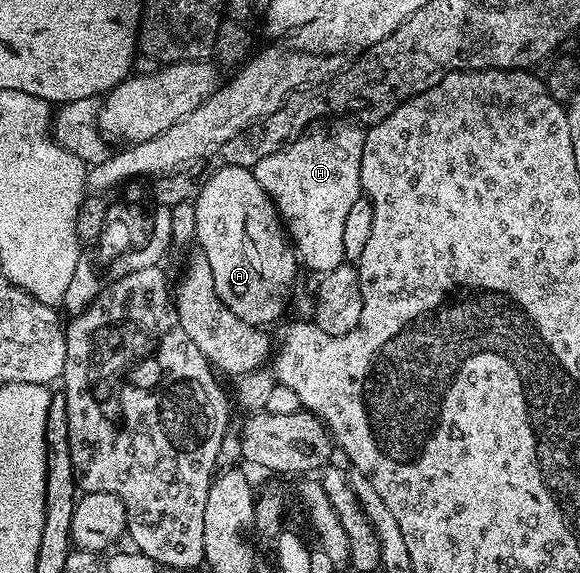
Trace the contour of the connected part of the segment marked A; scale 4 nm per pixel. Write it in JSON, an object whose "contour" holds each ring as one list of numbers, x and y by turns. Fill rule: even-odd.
{"contour":[[219,166,220,169,211,177,210,180,201,184,200,190,196,196,196,243,200,250,204,253,204,257,208,257,208,265,212,265,212,281,216,285,218,296,224,305,228,305,228,309,232,309,232,313,236,313,236,317,240,317,244,321,255,325,267,325,266,323,274,323,286,311,286,302,290,299,290,290,294,287,294,282,298,279,298,271,300,272,300,260,288,238,287,232,284,230,284,224,278,217,278,210,274,207,274,202,268,197,268,193,264,193,264,189,260,185,260,181,256,181,253,170,248,167,228,167]]}

